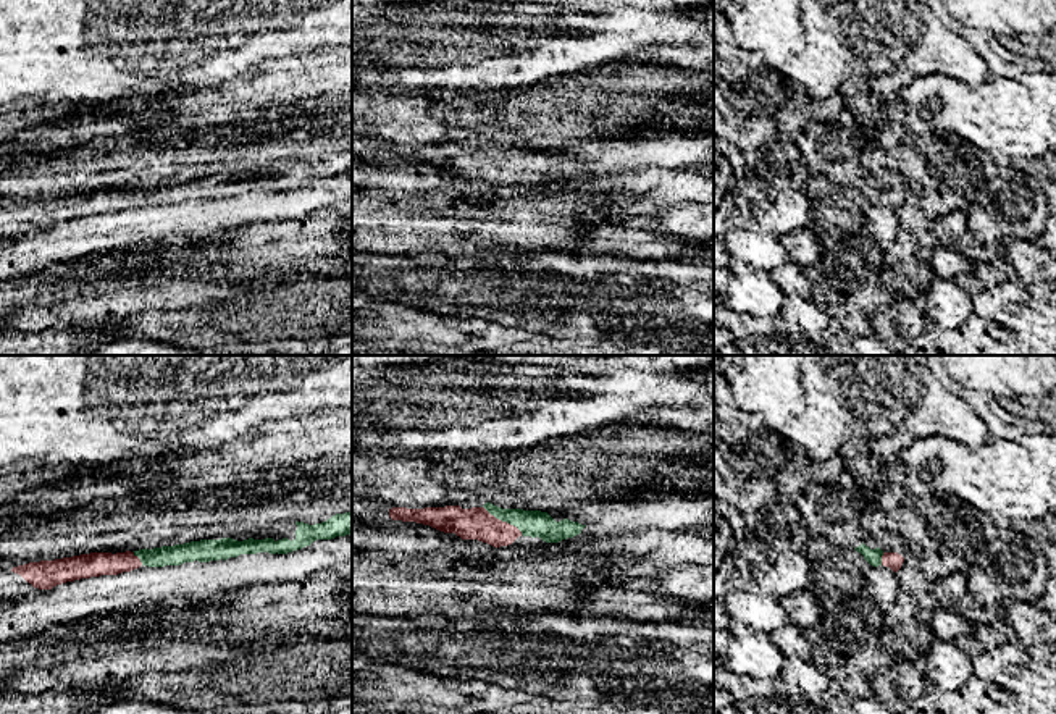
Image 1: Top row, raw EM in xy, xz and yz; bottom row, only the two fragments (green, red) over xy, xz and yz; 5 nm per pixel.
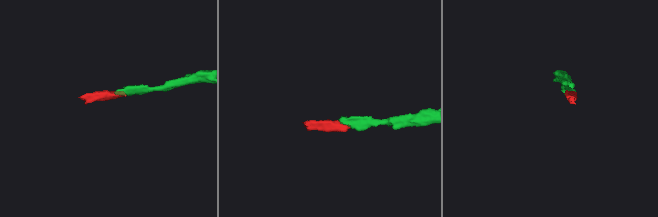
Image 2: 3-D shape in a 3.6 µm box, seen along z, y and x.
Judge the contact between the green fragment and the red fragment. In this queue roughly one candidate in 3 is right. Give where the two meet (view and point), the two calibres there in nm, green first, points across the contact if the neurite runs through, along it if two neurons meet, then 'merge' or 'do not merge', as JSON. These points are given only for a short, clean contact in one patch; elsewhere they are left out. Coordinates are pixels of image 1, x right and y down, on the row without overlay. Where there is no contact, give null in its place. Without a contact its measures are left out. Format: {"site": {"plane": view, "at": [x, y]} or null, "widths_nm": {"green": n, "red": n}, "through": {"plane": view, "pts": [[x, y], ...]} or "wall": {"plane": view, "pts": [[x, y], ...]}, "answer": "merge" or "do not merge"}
{"site": {"plane": "xz", "at": [502, 159]}, "widths_nm": {"green": 130, "red": 160}, "through": {"plane": "xz", "pts": [[533, 162], [502, 159], [469, 162]]}, "answer": "merge"}

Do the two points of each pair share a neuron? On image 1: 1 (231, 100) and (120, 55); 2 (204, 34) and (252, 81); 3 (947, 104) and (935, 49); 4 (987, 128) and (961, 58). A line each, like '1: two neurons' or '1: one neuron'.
1: two neurons
2: two neurons
3: two neurons
4: two neurons

